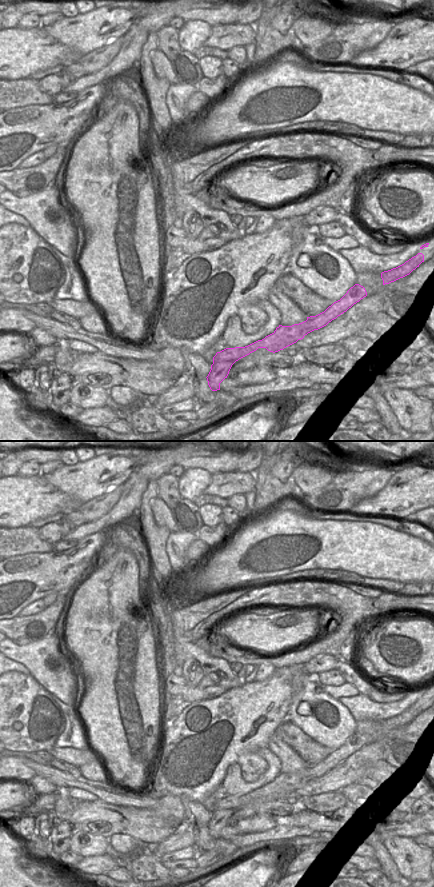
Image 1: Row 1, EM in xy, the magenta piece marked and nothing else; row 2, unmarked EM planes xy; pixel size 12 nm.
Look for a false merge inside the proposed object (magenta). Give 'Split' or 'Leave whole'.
Split.

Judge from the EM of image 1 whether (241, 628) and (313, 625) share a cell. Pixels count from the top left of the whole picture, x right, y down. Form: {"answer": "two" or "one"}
{"answer": "one"}

